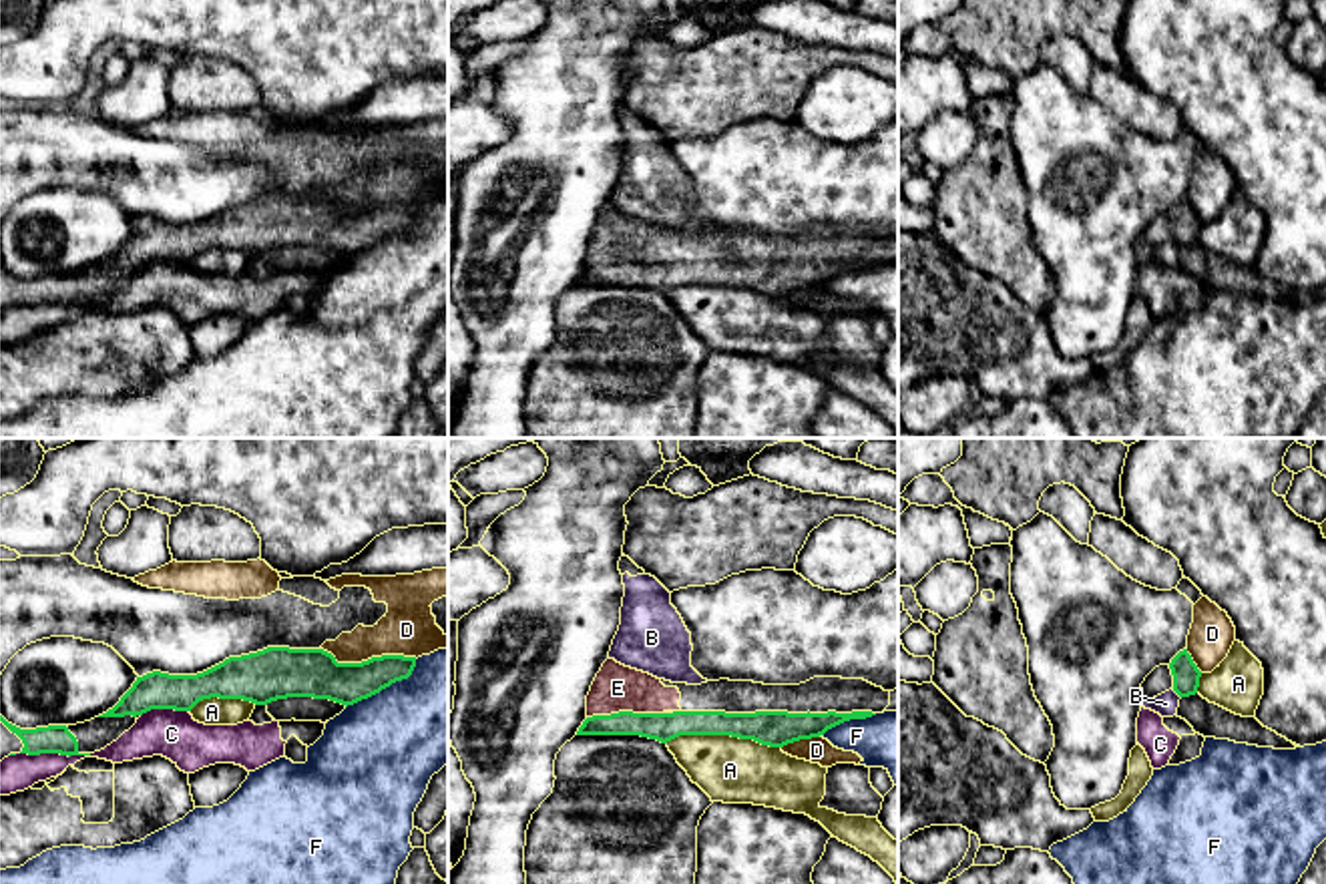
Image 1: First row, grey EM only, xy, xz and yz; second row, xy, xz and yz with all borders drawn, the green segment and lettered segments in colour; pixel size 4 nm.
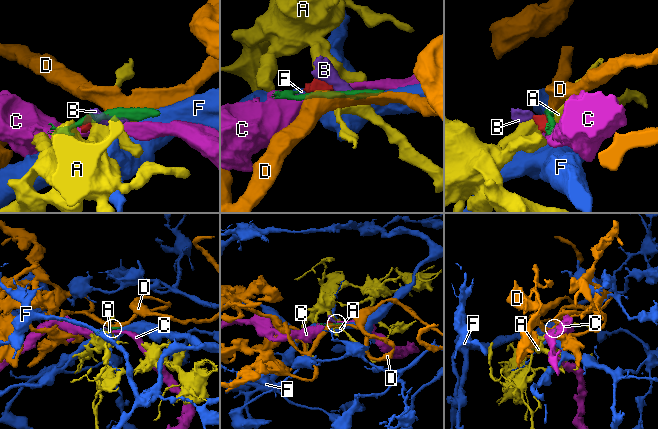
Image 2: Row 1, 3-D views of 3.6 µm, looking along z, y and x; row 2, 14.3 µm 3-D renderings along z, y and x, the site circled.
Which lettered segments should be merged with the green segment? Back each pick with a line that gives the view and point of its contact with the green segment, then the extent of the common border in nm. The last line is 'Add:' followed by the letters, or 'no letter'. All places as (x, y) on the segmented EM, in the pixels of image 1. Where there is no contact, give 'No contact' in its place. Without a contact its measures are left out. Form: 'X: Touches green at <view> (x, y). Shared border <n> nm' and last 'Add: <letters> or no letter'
E: Touches green at xz (623, 712). Shared border 300 nm
Add: E

